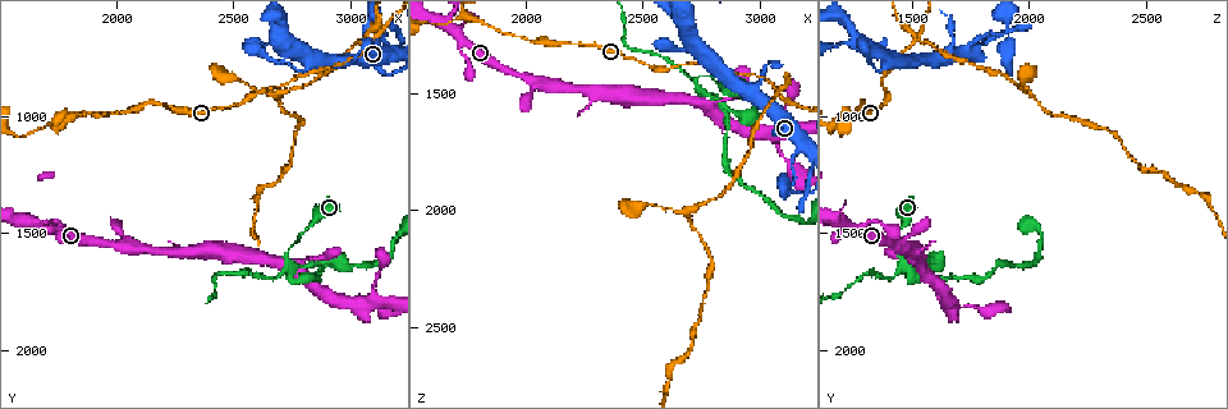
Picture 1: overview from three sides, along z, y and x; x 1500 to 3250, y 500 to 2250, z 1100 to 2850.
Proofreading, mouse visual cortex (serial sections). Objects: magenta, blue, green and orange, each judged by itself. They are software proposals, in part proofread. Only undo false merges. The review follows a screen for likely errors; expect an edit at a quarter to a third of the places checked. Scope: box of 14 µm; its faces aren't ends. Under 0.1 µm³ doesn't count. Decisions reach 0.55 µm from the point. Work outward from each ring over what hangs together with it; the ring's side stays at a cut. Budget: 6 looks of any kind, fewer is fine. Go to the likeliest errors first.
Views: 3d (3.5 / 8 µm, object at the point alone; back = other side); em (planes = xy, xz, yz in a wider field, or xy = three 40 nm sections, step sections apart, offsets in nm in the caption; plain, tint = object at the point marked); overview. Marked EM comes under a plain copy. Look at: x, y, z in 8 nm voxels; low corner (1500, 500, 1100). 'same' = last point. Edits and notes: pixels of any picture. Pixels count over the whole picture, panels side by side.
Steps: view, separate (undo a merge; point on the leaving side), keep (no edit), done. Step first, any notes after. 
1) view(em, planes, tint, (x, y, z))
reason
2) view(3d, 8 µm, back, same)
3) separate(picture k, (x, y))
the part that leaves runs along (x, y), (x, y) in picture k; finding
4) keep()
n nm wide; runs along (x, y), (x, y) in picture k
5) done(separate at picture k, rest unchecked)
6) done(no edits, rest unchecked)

view(3d, 3.5 µm, back, (3090, 670, 1500))
four-way junction

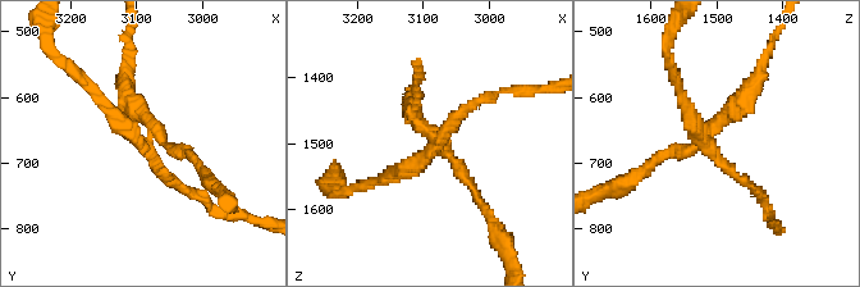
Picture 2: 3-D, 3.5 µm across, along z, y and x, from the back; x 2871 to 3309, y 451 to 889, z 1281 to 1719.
view(em, xy, step 3, tint, (3080, 680, 1510))
4 arms; arms of 150, 150, 200, 200 nm; now the EM

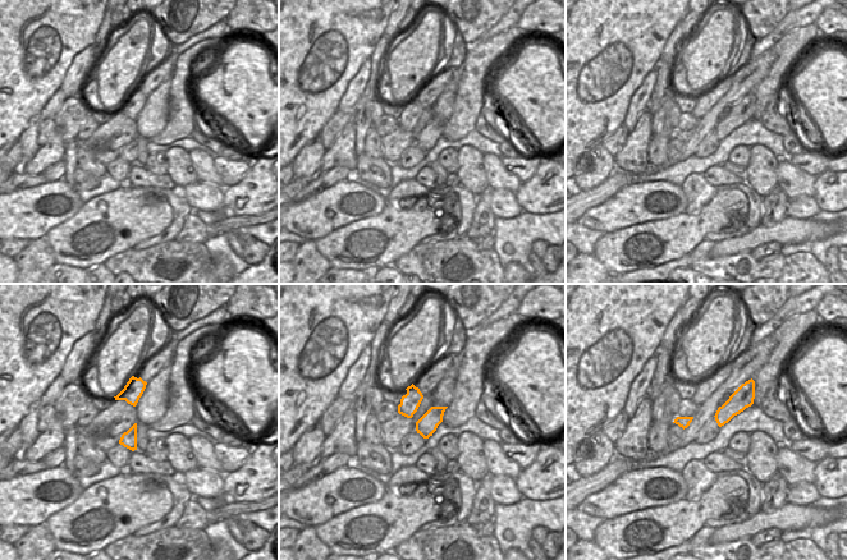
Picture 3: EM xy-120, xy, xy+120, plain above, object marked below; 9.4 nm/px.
separate(picture 2, (672, 149))
two cells meet here

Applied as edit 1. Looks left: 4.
view(overview)
redraw

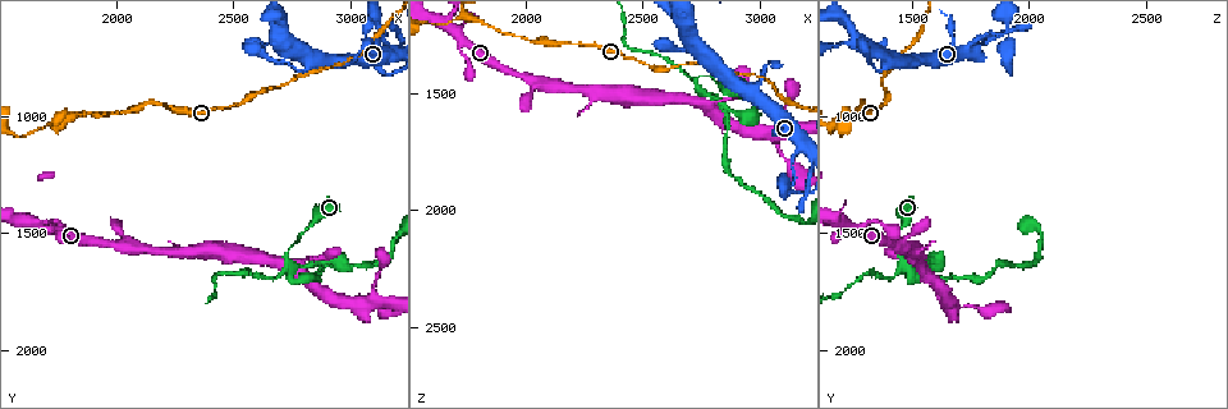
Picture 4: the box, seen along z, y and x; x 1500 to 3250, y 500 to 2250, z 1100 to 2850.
view(3d, 3.5 µm, (2740, 1630, 1480))
four arms meet

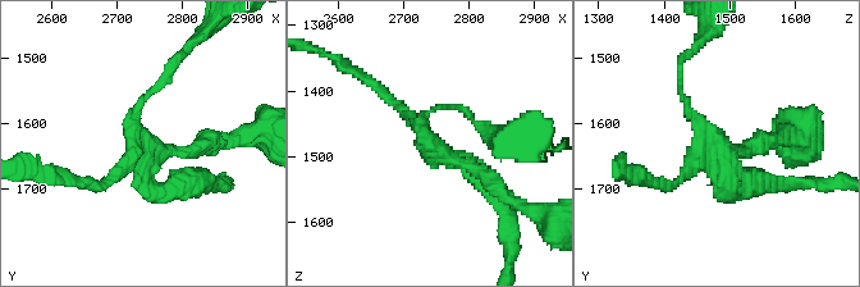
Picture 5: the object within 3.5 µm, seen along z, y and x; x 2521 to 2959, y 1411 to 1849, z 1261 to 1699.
view(em, xy, step 3, tint, (2745, 1640, 1485))
4 arms; arms of 100, 150, 200, 250 nm; need the tissue

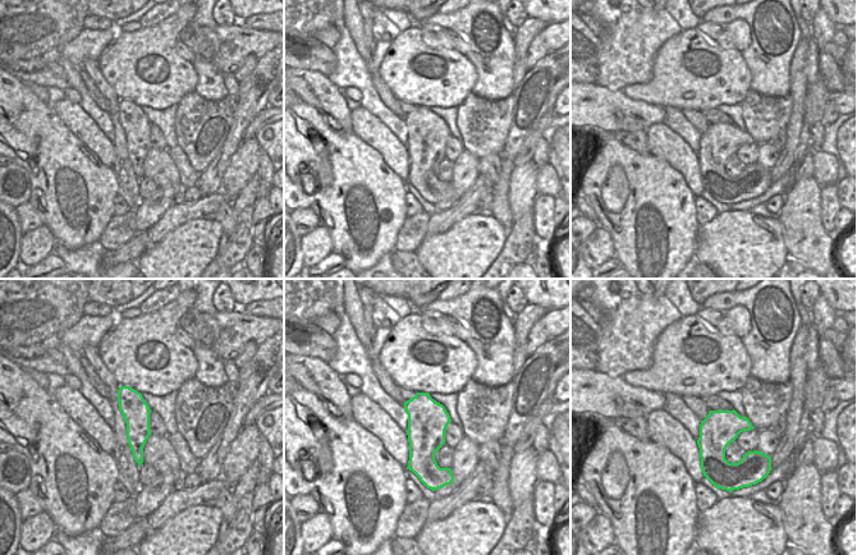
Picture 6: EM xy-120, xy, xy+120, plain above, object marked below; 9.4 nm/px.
keep()
runs along (682, 85), (727, 191), (748, 183) in picture 5; continuous, no second cell

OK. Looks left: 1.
done(separate at picture 2, rest unchecked)

